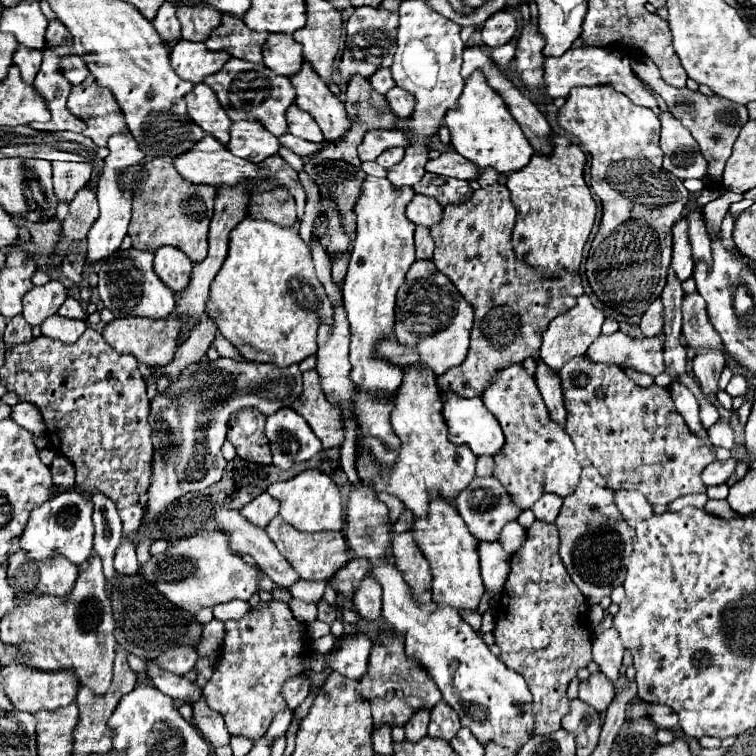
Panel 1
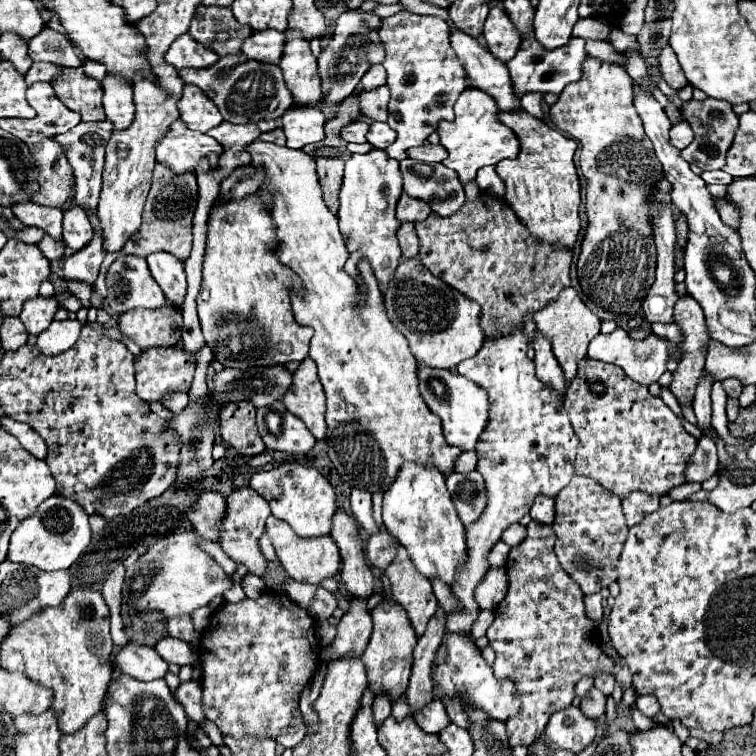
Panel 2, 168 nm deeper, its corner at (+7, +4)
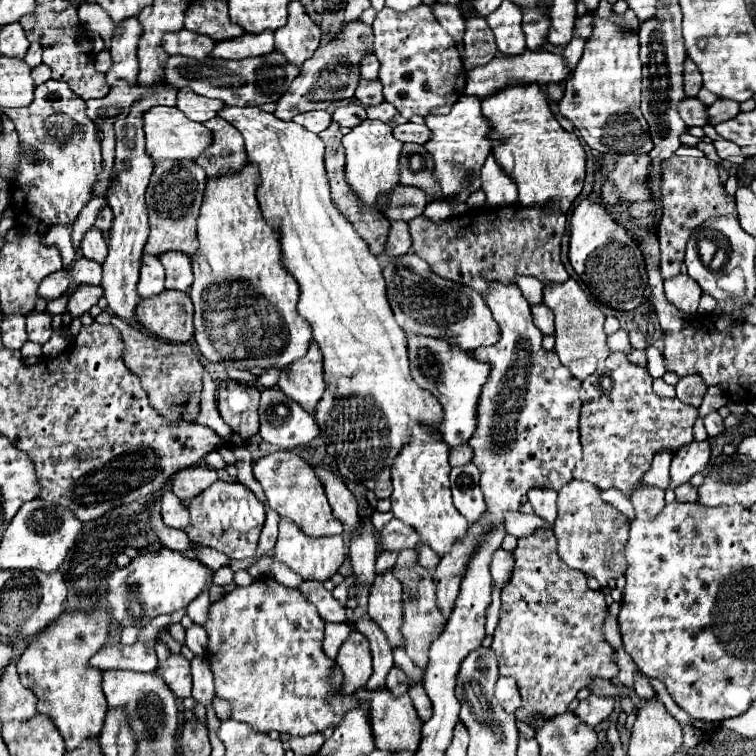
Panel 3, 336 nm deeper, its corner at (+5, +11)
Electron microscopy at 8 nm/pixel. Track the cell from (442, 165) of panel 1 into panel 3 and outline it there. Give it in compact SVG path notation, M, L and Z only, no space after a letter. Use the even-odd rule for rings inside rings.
M406 121L402 125L398 125L394 129L394 137L402 143L418 143L418 145L424 145L430 137L430 131L426 129L424 123L412 123L412 121Z

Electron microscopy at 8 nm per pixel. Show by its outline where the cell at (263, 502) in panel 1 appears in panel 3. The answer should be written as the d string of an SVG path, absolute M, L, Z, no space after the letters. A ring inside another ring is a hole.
M216 481L200 497L192 497L192 501L184 501L182 505L190 513L190 523L184 531L194 547L212 547L230 559L248 559L254 555L266 513L248 487L238 481Z

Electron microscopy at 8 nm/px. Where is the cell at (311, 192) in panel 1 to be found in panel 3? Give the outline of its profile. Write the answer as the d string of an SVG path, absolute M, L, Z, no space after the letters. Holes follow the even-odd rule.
M308 111L308 113L296 115L294 121L312 133L320 133L330 125L332 119L330 119L330 113L326 113L326 111Z

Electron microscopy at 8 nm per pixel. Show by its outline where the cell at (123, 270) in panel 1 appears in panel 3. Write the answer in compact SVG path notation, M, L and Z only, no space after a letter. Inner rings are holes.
M144 255L138 281L138 295L144 299L154 297L162 289L164 289L164 267L160 265L160 259L154 255Z

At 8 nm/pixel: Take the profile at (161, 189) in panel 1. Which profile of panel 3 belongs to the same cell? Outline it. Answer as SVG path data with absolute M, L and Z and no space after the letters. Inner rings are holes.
M158 161L146 189L146 207L150 217L150 237L144 247L148 255L162 255L168 251L182 251L192 257L198 249L196 219L202 205L206 173L194 161Z

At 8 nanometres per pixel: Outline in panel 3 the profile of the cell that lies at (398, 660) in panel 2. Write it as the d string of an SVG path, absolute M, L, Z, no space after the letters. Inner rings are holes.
M392 569L376 575L368 597L368 615L380 625L392 647L402 645L402 585L392 575Z

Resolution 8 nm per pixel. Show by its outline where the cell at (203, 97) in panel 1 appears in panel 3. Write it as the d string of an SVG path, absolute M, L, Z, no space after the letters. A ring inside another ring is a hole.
M180 89L178 91L178 101L176 107L192 121L204 123L212 117L216 117L216 113L222 109L224 103L216 101L216 99L208 99L208 97L200 97L196 93L192 93L192 89Z

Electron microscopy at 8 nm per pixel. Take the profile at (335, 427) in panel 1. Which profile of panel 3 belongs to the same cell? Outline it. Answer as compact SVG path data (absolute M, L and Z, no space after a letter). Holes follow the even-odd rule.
M310 341L308 353L288 365L278 379L280 391L298 401L308 413L314 413L326 385L322 379L322 355L316 341Z

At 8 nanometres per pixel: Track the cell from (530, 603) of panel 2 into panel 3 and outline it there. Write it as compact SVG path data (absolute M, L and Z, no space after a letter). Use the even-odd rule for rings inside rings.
M536 529L534 533L518 539L514 551L514 571L510 581L502 589L502 613L498 627L494 631L492 649L498 657L500 675L514 677L522 695L522 707L516 711L516 717L524 723L530 723L534 715L554 717L568 709L570 701L576 699L576 693L596 677L614 679L618 675L618 665L612 659L614 649L604 639L604 617L606 617L606 599L602 591L592 591L586 585L586 575L578 569L568 567L558 557L558 541L552 531Z

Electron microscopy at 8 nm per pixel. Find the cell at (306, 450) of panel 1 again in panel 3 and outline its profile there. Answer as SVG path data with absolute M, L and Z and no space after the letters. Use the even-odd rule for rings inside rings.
M278 387L262 391L260 399L260 437L280 449L308 445L318 437L314 417L296 401L286 397Z

